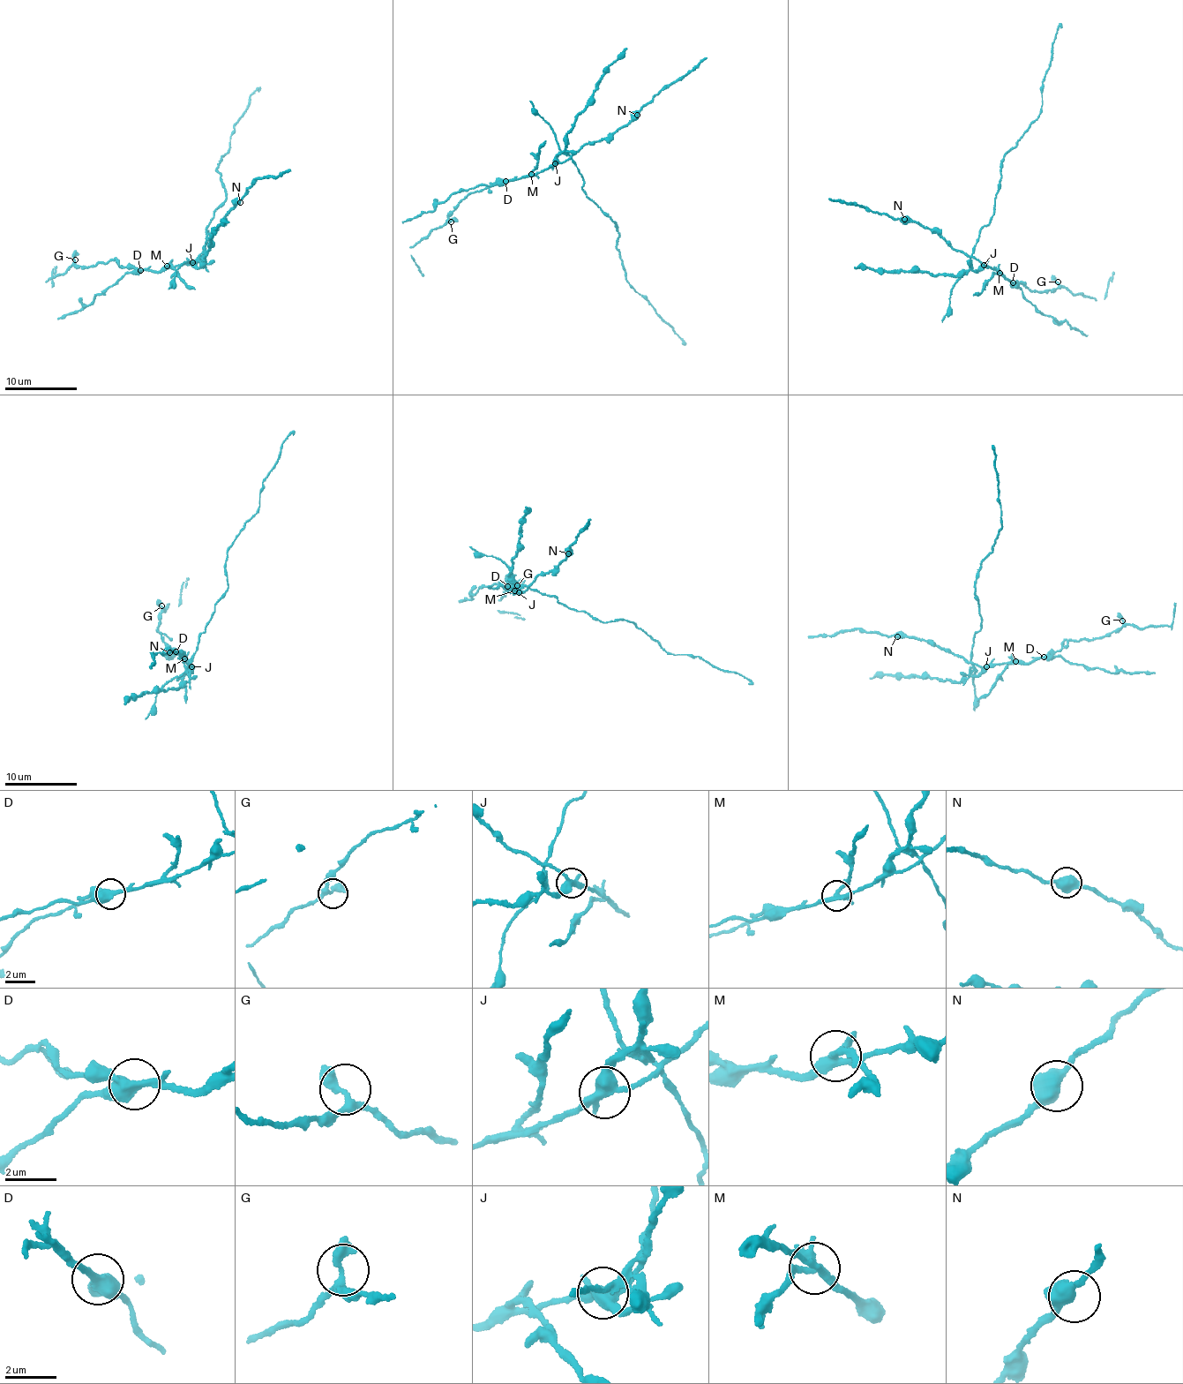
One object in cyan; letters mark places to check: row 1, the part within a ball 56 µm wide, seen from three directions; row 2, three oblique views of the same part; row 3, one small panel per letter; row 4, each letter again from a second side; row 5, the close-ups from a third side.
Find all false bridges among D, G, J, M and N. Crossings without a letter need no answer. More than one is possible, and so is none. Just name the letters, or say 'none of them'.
D, J, M

